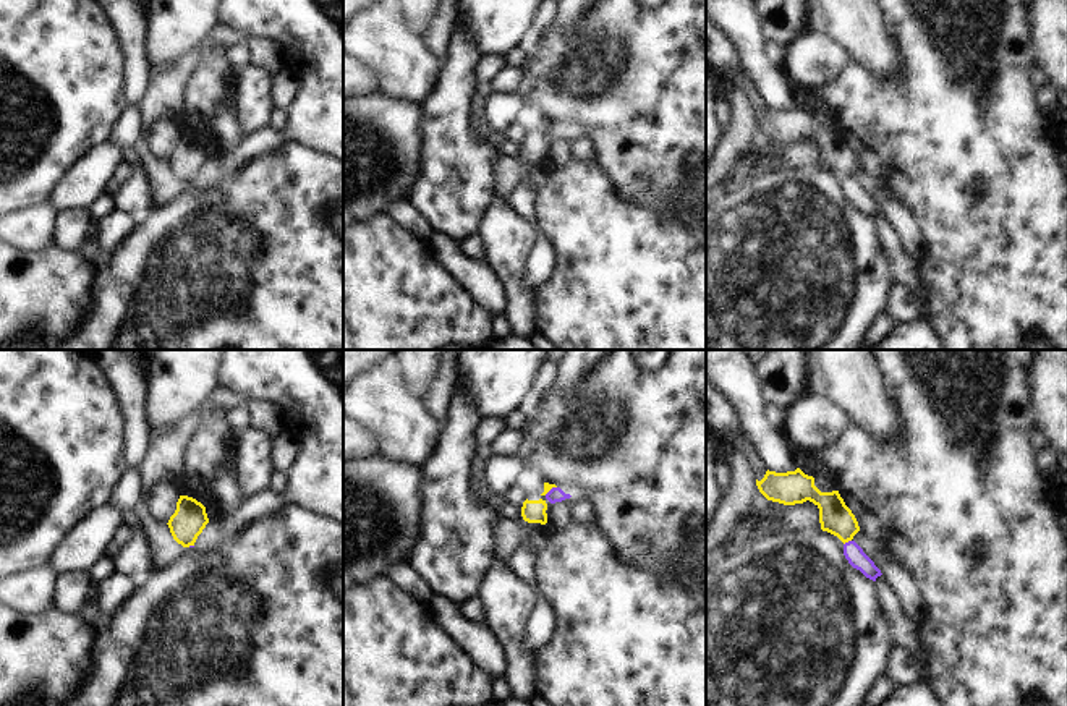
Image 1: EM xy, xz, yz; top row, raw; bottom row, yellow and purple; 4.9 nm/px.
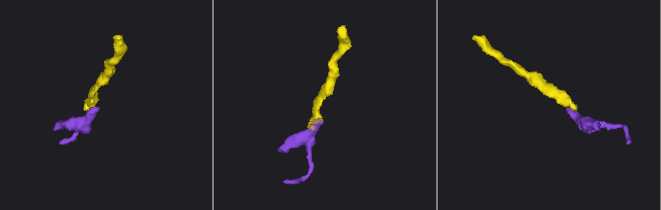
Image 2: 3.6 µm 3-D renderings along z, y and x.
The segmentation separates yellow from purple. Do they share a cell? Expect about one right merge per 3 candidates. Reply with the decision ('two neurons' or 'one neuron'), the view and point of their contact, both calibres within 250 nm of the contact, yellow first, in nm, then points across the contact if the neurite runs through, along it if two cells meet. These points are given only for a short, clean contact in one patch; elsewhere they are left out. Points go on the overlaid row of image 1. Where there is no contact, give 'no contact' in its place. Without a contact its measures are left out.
two neurons; contact yz (847, 541); calibres 160 and 90 nm; border yz (850, 540), (844, 544)

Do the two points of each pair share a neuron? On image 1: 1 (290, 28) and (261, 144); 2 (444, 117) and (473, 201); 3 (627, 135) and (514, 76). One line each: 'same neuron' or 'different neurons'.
1: same neuron
2: same neuron
3: different neurons

